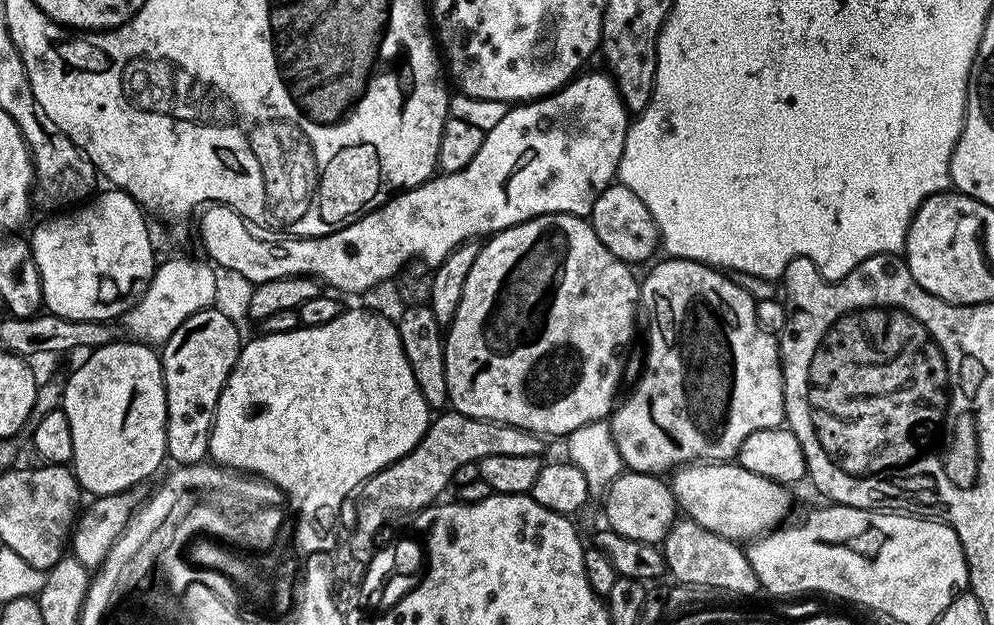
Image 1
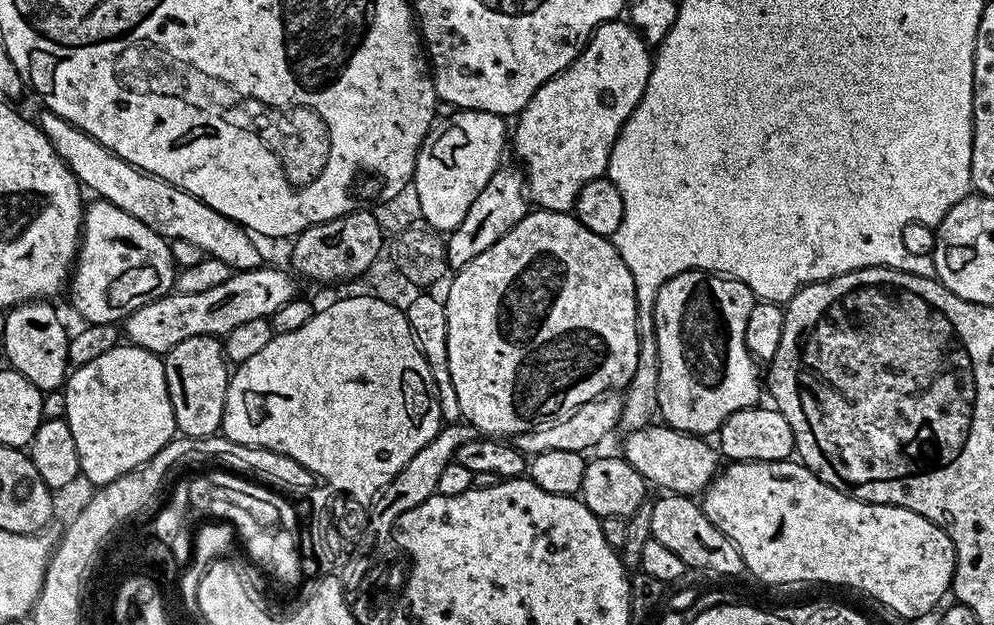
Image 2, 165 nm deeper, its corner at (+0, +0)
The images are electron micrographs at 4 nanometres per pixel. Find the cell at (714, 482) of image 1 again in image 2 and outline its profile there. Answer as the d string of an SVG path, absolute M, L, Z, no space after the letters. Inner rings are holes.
M653 422L647 428L639 428L627 433L626 439L628 441L625 442L624 449L622 449L624 459L630 466L634 466L634 470L638 470L638 474L642 474L645 480L651 482L655 487L657 484L658 487L664 488L660 490L665 493L693 498L699 497L718 475L718 467L716 468L718 452L713 445L712 448L708 445L707 439L689 436L687 432L679 432L660 422Z

